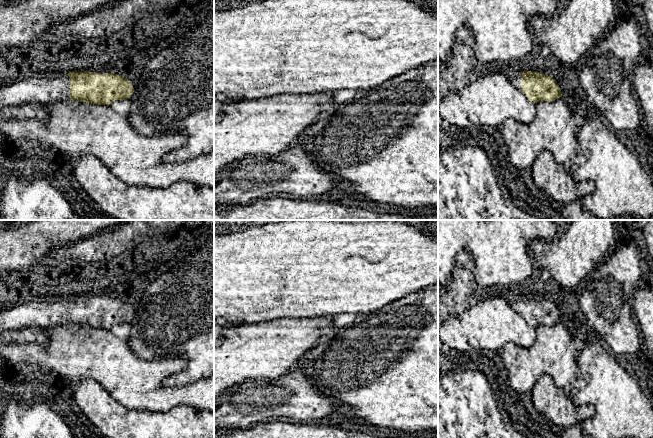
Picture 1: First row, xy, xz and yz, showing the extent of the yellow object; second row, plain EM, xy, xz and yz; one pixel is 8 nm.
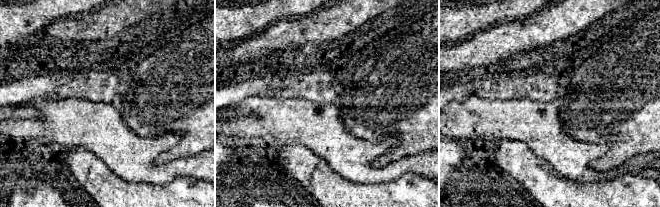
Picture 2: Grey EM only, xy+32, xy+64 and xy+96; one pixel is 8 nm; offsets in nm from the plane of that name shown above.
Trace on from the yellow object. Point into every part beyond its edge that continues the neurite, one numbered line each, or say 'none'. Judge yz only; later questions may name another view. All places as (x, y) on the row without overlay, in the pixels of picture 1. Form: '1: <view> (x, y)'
1: yz (516, 303)

